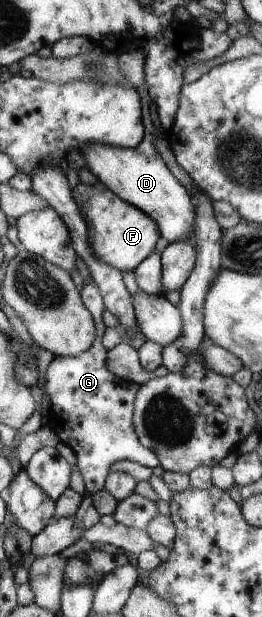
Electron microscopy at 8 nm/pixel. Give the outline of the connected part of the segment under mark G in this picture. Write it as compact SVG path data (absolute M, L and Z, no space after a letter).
M91 277L84 279L80 293L95 319L96 340L91 348L77 357L53 355L45 373L43 389L51 402L46 425L55 430L60 442L69 445L75 452L79 473L83 475L85 483L85 493L92 496L104 488L111 465L117 461L132 461L149 469L159 467L160 463L153 451L141 445L135 433L133 414L140 385L124 380L107 369L105 347L102 345L106 329L103 322L103 311L106 309L103 294Z

